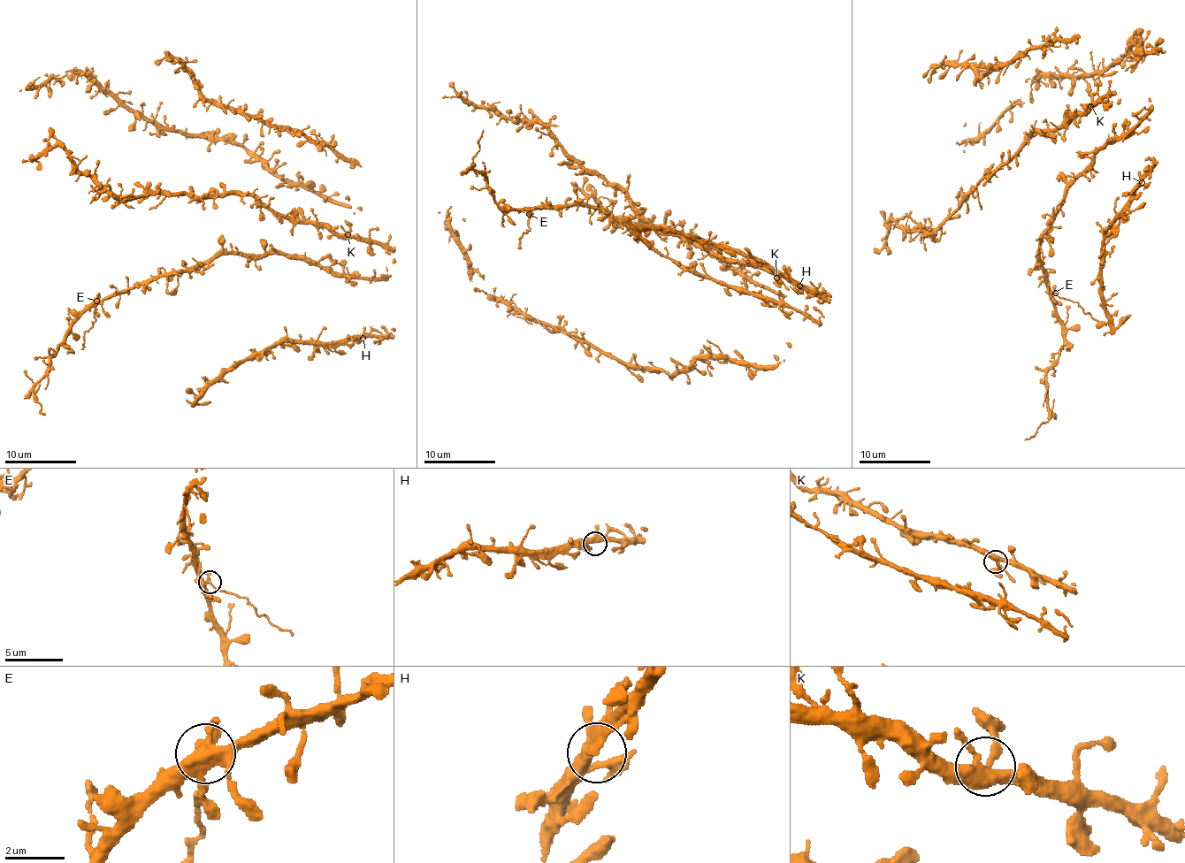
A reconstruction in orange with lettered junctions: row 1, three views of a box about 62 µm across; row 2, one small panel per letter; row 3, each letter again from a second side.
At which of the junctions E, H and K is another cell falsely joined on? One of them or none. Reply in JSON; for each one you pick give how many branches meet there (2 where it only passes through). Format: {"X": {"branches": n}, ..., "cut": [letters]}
{"E": {"branches": 4}, "cut": ["E"]}

